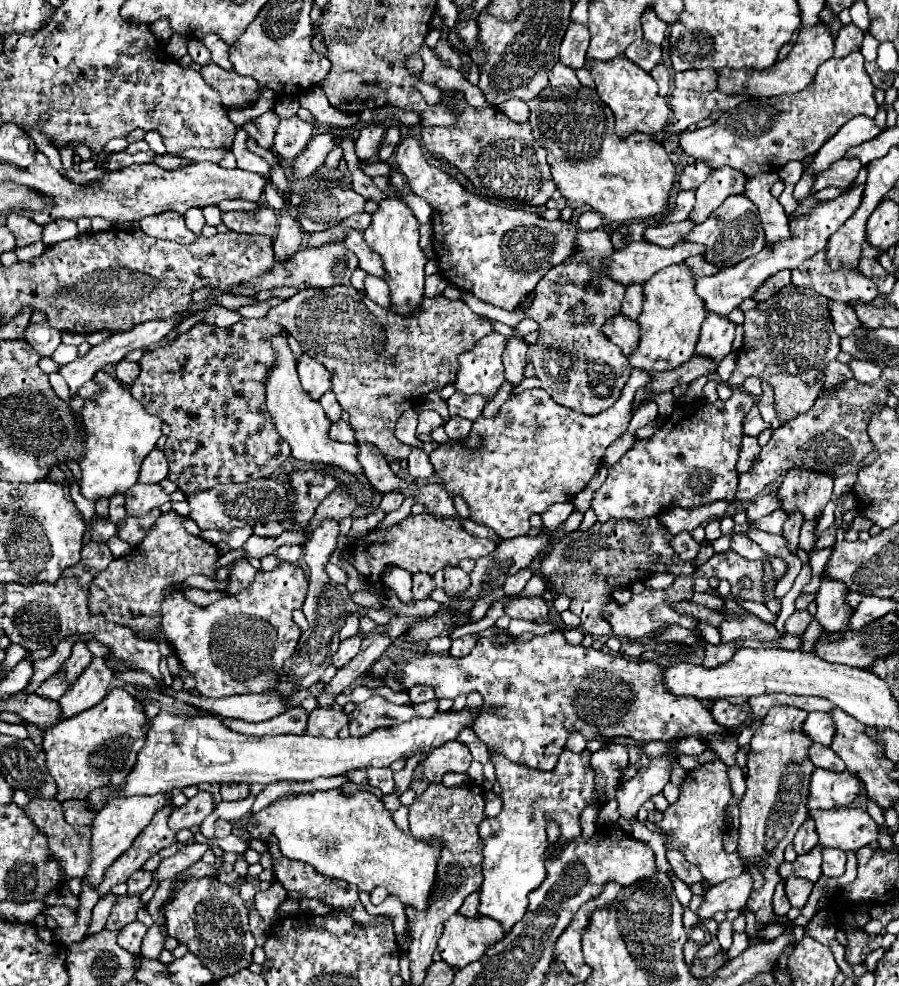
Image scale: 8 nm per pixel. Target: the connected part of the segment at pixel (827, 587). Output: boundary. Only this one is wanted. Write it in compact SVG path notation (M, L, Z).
M821 581L821 587L817 591L817 619L821 621L823 635L825 633L835 633L835 631L845 631L849 625L849 608L847 601L849 590L846 585L841 585L841 581Z

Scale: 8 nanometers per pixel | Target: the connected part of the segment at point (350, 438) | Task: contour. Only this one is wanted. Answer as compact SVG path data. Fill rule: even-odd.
M339 419L339 421L331 423L329 437L333 437L335 441L341 441L341 443L353 443L355 441L355 431L351 429L349 423L345 423L343 419Z

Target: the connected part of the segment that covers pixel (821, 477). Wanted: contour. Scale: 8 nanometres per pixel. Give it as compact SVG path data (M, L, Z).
M789 469L783 479L777 497L783 501L783 511L791 513L799 509L803 517L817 519L831 499L833 477L829 473L817 473L807 469Z

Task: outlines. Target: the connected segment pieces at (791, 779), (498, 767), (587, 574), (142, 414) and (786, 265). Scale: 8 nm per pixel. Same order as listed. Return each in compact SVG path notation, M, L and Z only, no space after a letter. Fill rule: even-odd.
M773 707L769 711L769 715L763 719L761 727L755 731L753 739L751 739L751 749L753 753L749 753L747 757L747 767L749 767L749 775L747 775L747 791L739 803L741 809L741 827L739 827L739 843L737 843L737 855L741 857L741 861L745 863L745 867L749 865L757 865L757 861L765 861L767 867L759 867L765 883L761 889L751 889L749 901L747 901L747 909L751 913L755 913L755 919L759 925L767 927L769 923L777 923L777 917L773 913L773 905L771 905L771 897L775 891L775 885L781 881L777 875L779 865L783 863L783 849L793 841L797 829L805 823L807 817L807 795L809 795L809 777L815 769L815 765L811 763L807 751L811 747L811 739L801 731L801 723L805 721L807 711L797 709L797 707Z
M585 749L581 753L563 751L553 771L535 771L509 761L503 755L491 753L495 763L495 775L501 783L503 809L497 817L487 817L479 825L479 835L483 841L483 885L479 893L479 917L491 917L501 923L503 931L509 933L511 927L521 921L527 911L527 895L537 889L545 879L545 859L547 859L547 833L545 819L551 817L561 827L561 839L571 841L581 835L579 815L589 803L597 803L595 775L589 767L591 753Z
M647 517L643 521L627 521L627 519L609 519L607 523L595 523L589 531L573 531L565 537L561 537L551 551L543 557L541 563L541 575L545 577L545 583L553 589L555 595L569 595L573 597L571 601L571 611L575 615L579 615L581 619L581 631L583 633L591 633L595 637L603 637L603 635L611 635L613 629L611 625L601 617L601 607L603 603L611 601L613 591L621 589L621 587L629 587L635 581L645 581L651 573L663 573L669 571L673 575L693 575L695 573L695 565L693 561L679 561L679 557L675 555L675 551L669 545L671 535L667 533L665 527L659 525L657 517Z
M97 371L93 381L101 385L97 397L85 399L81 409L81 423L85 429L85 453L81 455L79 491L85 499L111 499L115 493L125 493L137 483L139 465L143 457L153 451L161 437L161 419L149 415L141 403L117 379L105 371Z
M863 185L861 187L851 187L847 193L839 195L833 201L825 201L821 205L817 205L807 217L795 219L789 223L793 237L791 239L783 239L777 241L773 245L767 245L761 253L741 261L739 265L721 269L719 273L711 275L711 277L701 277L695 283L695 293L703 299L705 311L707 313L717 313L721 317L727 317L733 309L737 309L745 299L749 299L757 287L761 287L765 283L767 277L775 275L781 269L795 269L799 267L805 259L813 257L817 251L821 251L829 239L831 233L835 233L859 207L861 203L861 195L863 195Z

